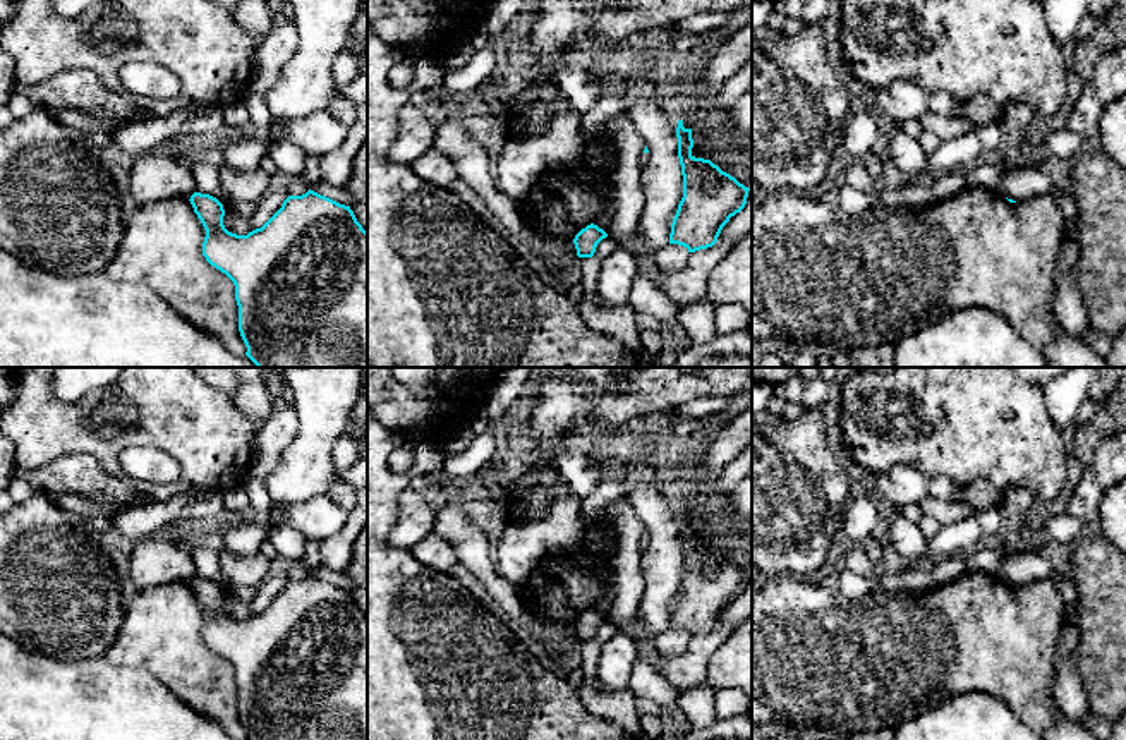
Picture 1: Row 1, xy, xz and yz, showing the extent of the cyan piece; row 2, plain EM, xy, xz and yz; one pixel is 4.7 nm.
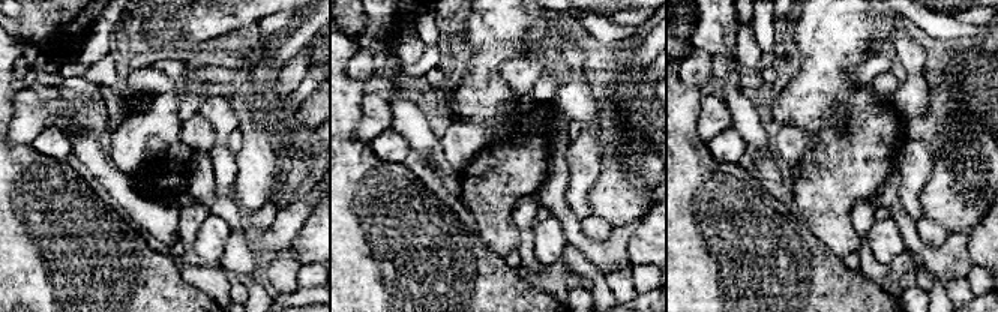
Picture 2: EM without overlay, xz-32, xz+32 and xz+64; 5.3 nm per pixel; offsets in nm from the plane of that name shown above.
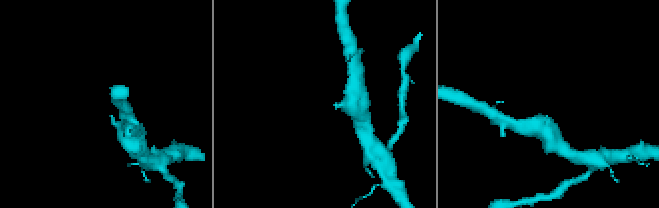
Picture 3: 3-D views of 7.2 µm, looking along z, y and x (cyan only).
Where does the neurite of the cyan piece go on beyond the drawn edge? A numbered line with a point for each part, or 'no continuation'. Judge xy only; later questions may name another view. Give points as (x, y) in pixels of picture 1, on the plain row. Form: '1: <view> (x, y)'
no continuation

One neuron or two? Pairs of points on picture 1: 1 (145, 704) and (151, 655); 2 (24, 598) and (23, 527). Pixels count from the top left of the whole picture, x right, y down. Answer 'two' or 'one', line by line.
1: two
2: one

